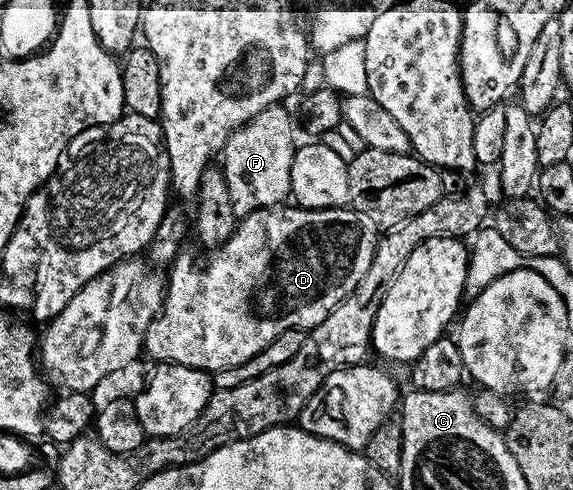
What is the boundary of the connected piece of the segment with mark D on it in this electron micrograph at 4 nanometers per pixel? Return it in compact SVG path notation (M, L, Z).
M281 205L271 213L243 216L236 224L236 232L209 254L212 256L209 257L208 264L199 263L188 252L188 249L181 250L180 254L176 256L176 259L170 265L170 270L166 275L164 305L160 308L160 314L153 319L148 327L148 332L144 334L142 351L145 356L149 355L150 358L156 359L155 362L157 364L177 363L187 367L197 367L198 370L209 373L215 373L234 365L242 365L246 361L250 361L250 357L254 357L254 353L266 349L266 345L270 345L270 341L274 341L274 337L278 337L278 333L317 327L356 288L358 281L362 281L362 277L366 277L366 269L370 269L370 261L374 257L377 236L375 234L372 235L373 228L347 206L327 207L321 211L311 211L309 207L301 207L299 205L288 206Z

